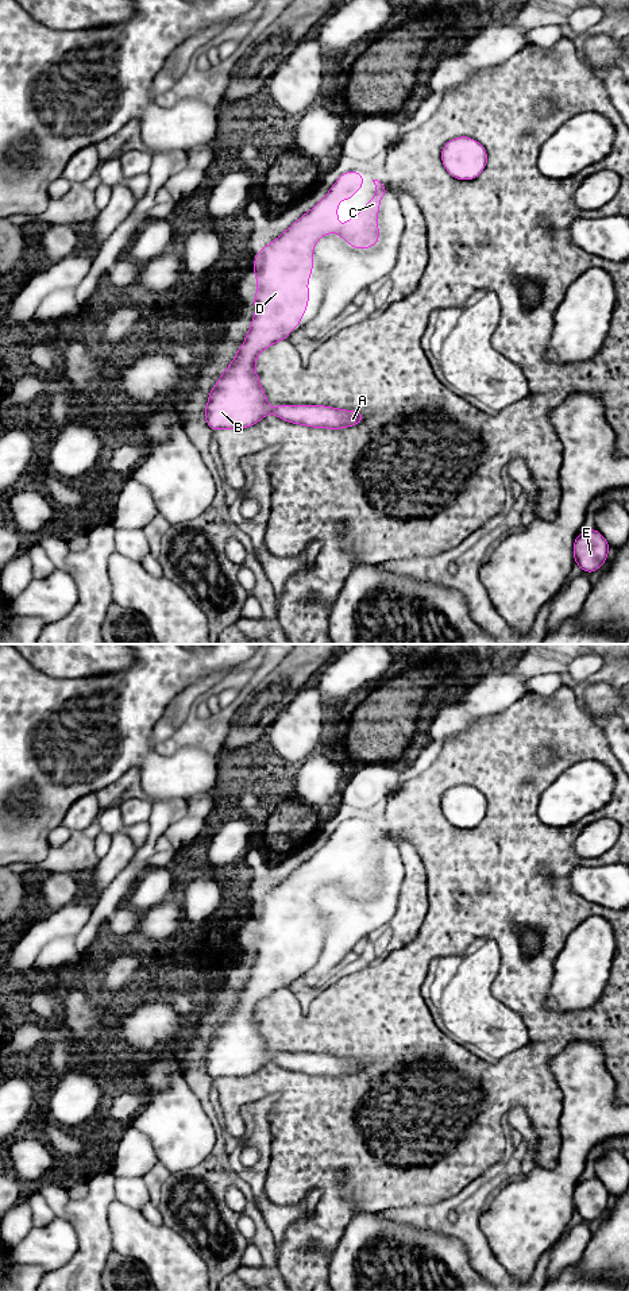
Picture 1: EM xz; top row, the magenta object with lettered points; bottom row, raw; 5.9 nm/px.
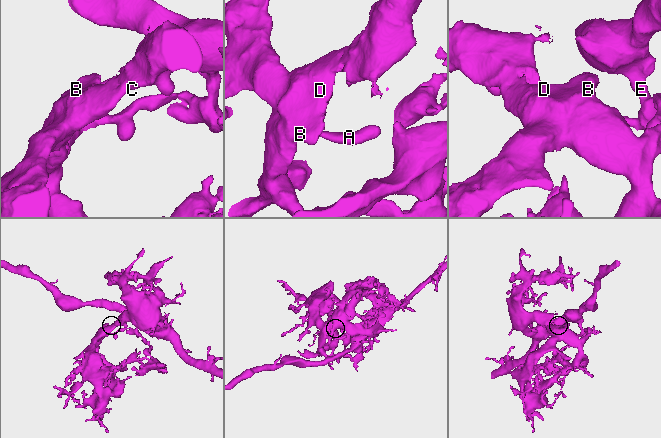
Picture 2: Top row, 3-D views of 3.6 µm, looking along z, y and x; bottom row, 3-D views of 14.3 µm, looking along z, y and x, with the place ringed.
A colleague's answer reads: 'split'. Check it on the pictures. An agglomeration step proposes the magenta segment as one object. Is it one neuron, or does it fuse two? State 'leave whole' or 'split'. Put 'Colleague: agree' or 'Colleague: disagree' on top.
Colleague: disagree
leave whole

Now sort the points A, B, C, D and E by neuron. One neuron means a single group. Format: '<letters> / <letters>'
A B C D E

